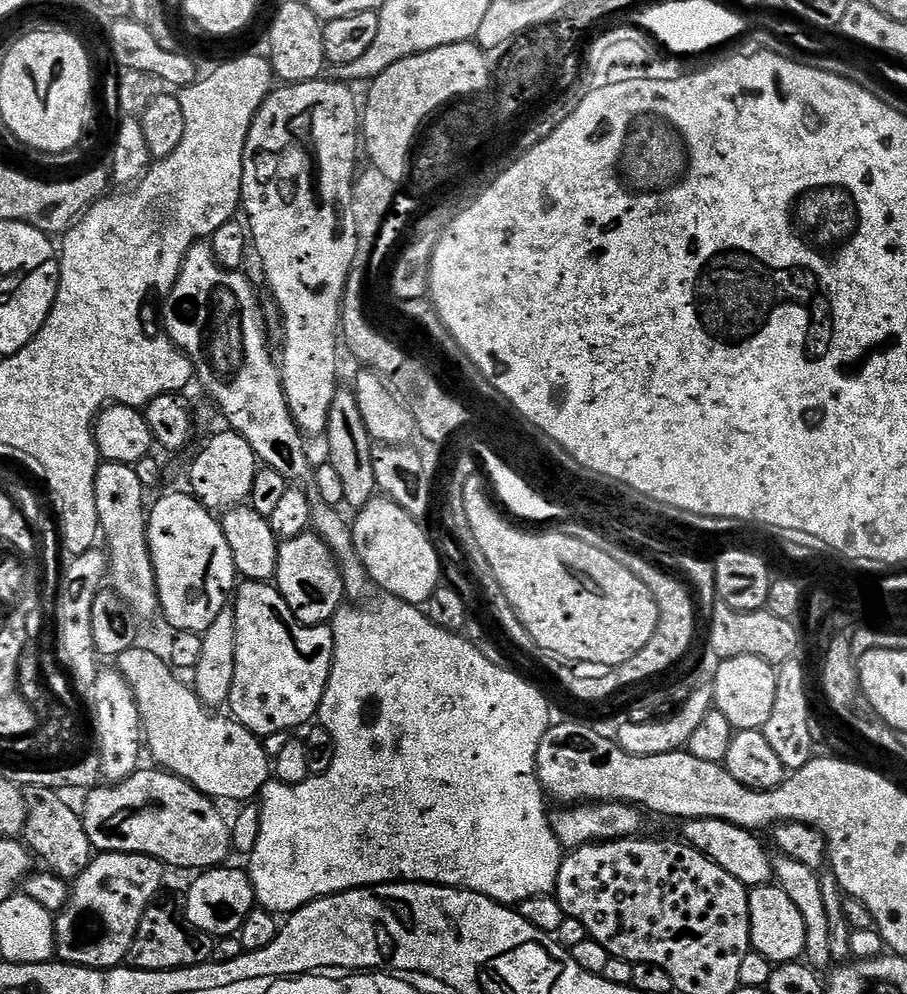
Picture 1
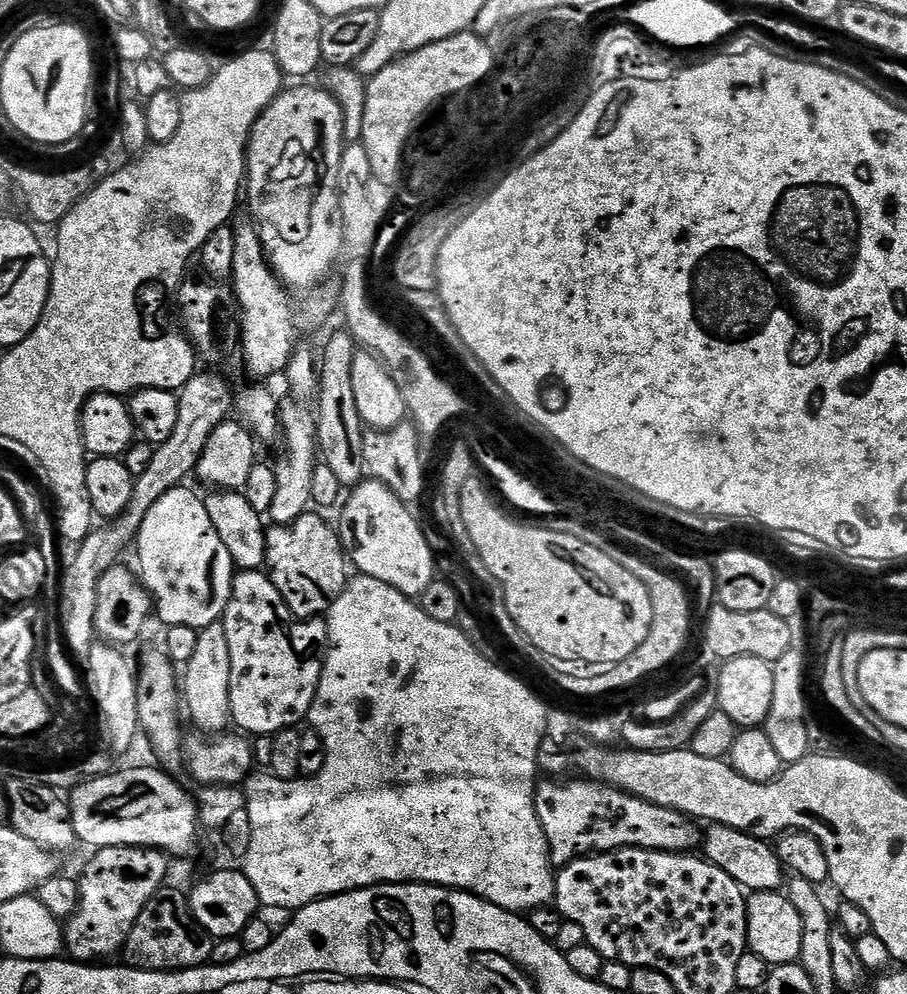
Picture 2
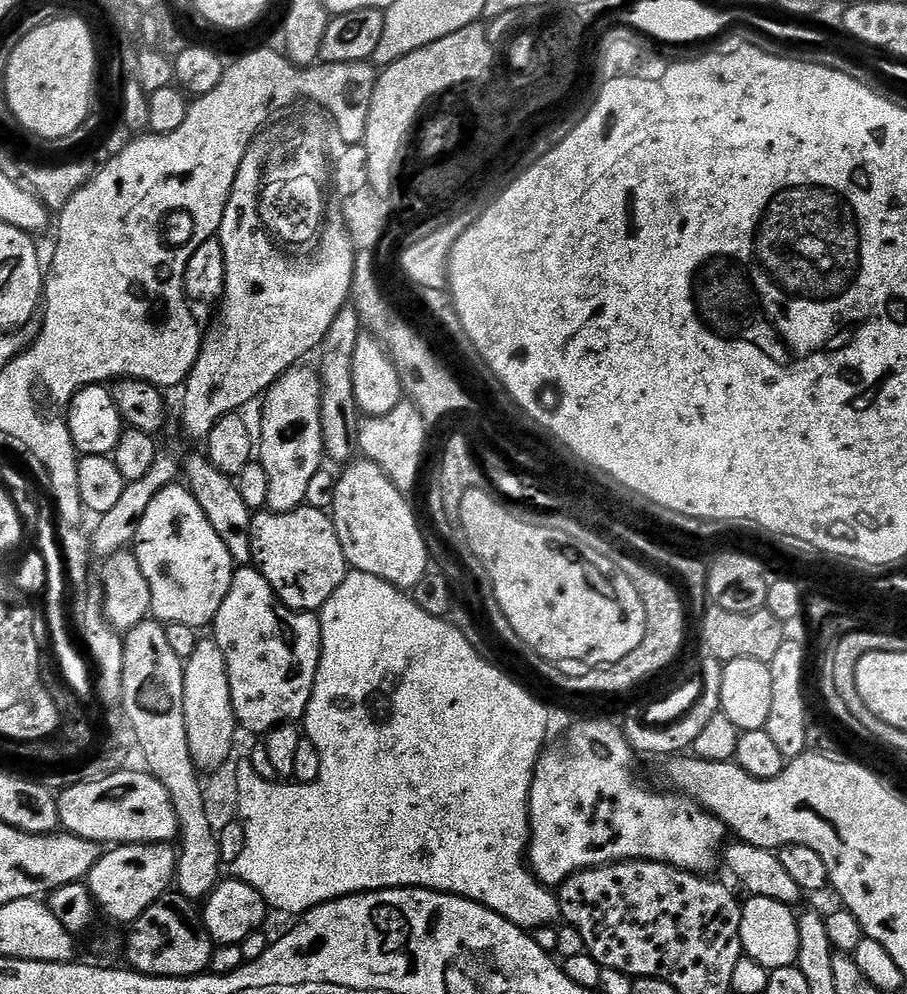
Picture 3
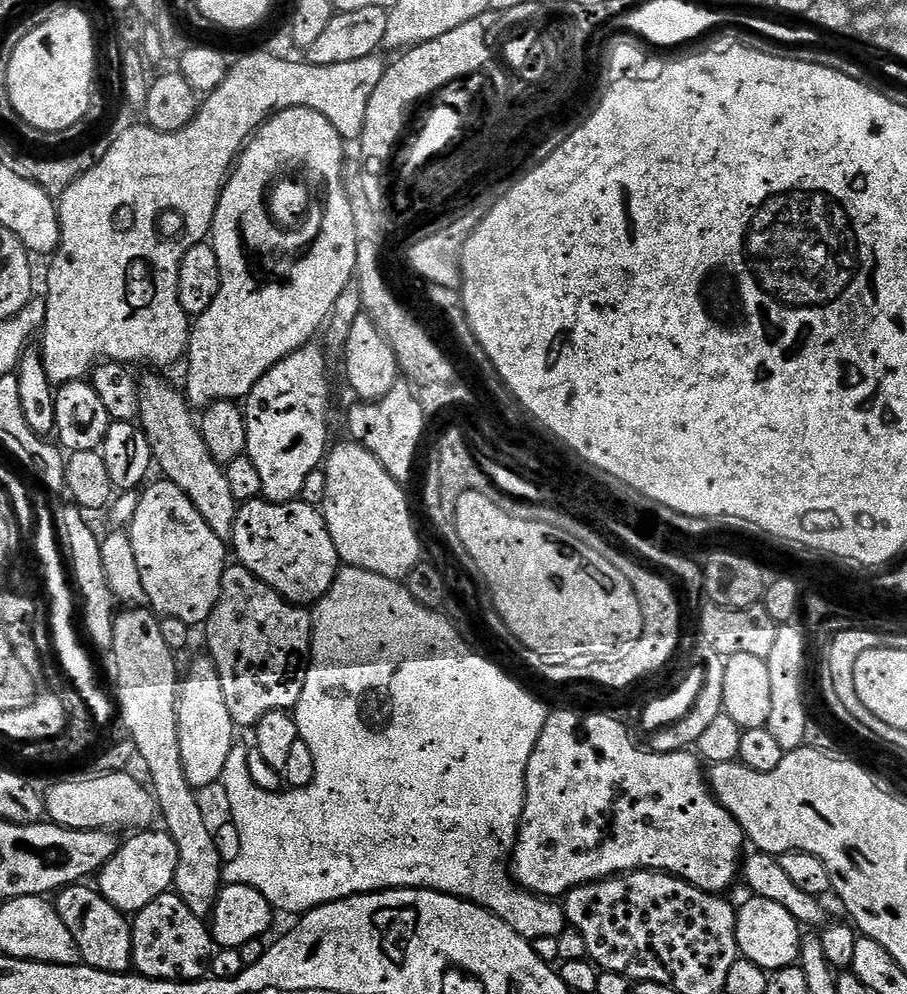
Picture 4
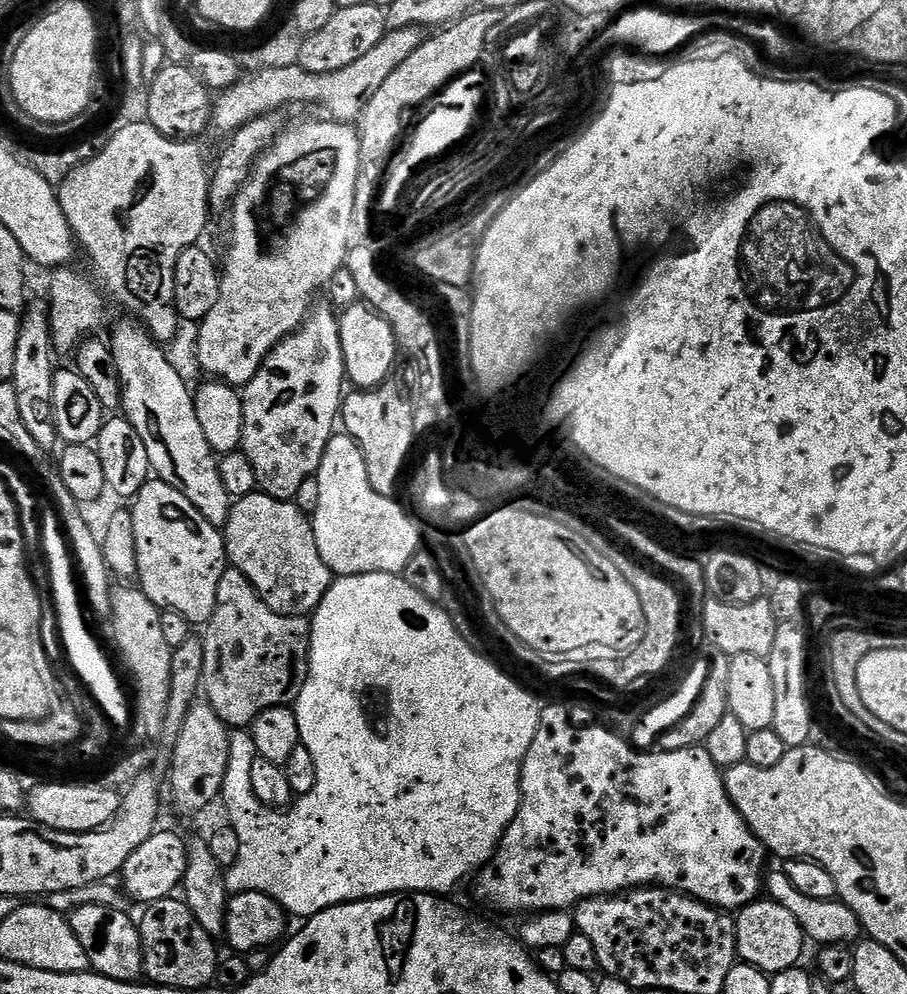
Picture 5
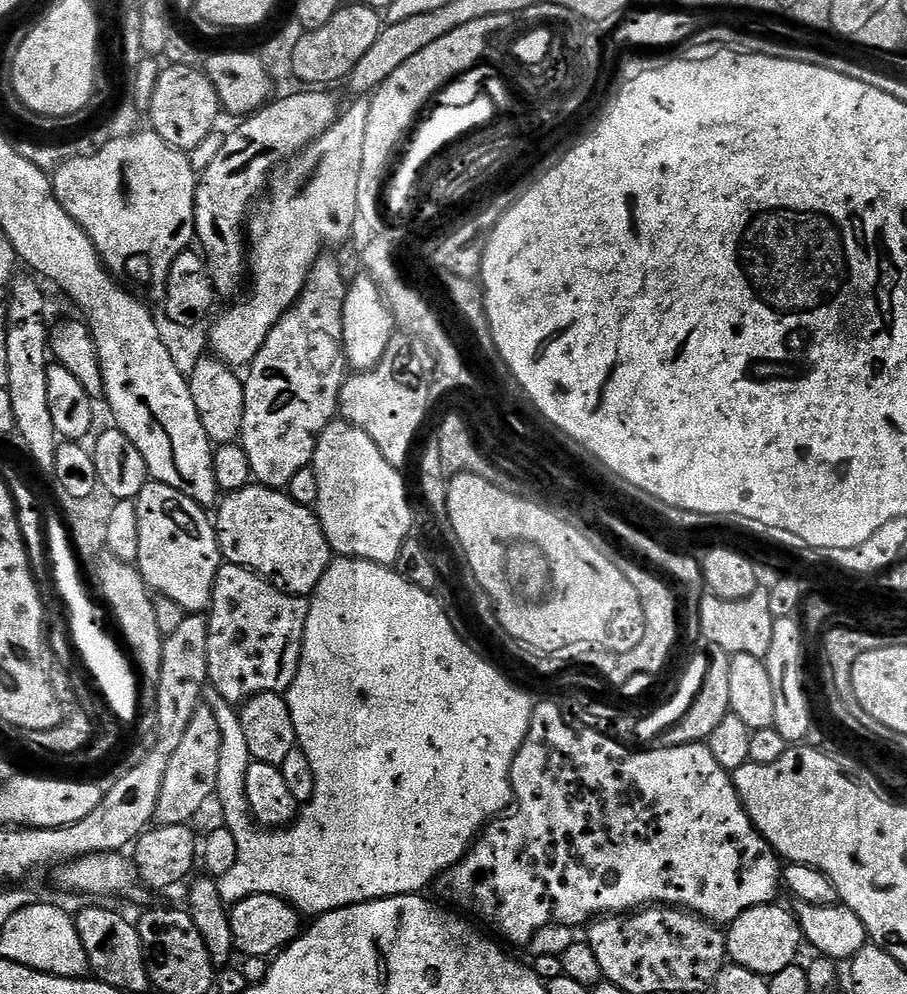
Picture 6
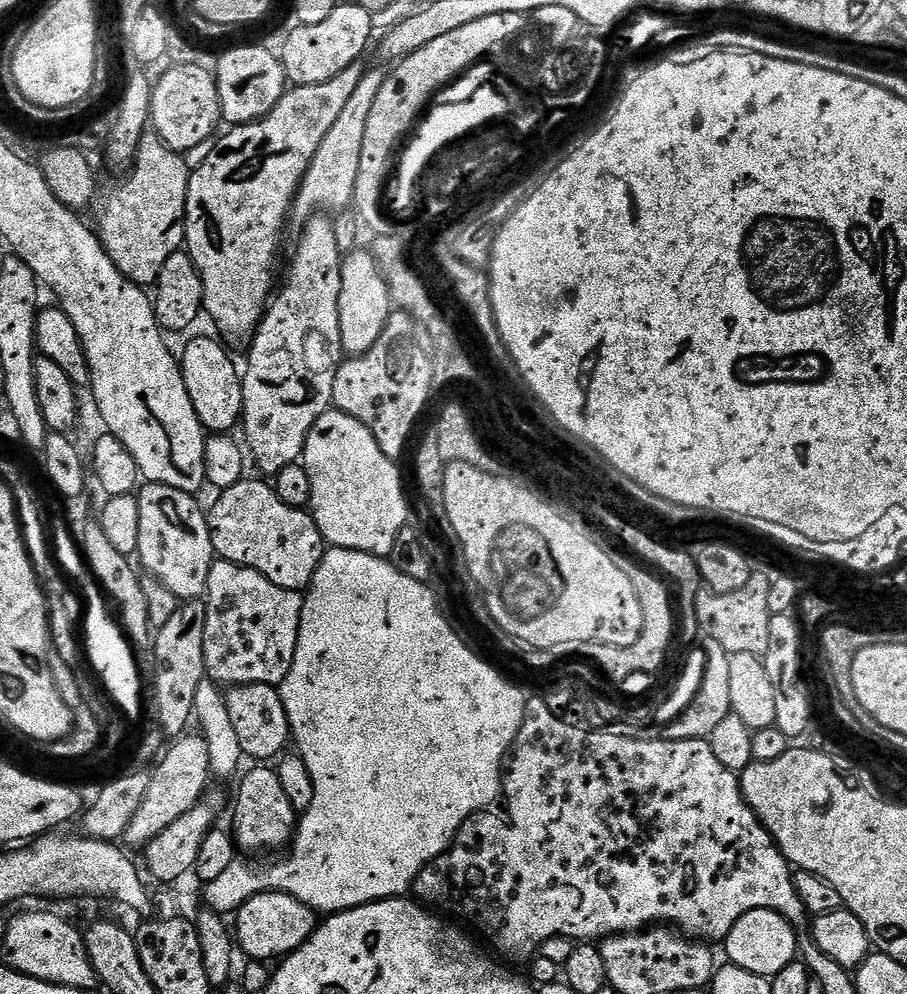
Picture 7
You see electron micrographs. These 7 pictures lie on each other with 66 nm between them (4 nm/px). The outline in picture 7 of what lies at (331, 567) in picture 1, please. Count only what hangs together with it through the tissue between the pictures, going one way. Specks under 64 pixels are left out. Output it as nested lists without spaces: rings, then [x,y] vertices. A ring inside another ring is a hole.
[[[245,478],[223,489],[212,509],[207,509],[213,553],[219,559],[258,570],[258,574],[274,582],[274,586],[300,592],[307,589],[322,562],[326,551],[324,539],[311,511],[286,506],[286,502],[278,498],[275,487],[260,480]]]

